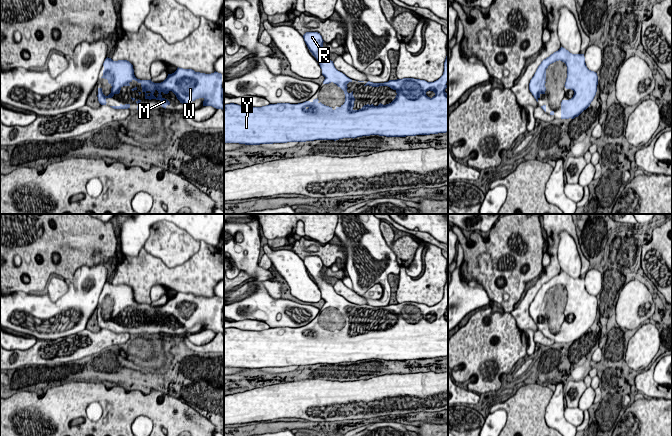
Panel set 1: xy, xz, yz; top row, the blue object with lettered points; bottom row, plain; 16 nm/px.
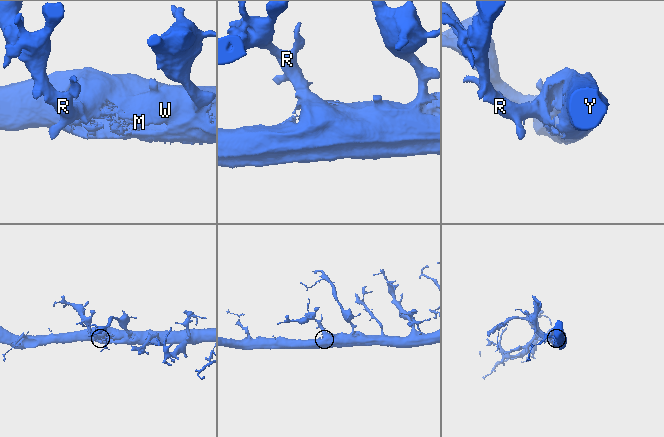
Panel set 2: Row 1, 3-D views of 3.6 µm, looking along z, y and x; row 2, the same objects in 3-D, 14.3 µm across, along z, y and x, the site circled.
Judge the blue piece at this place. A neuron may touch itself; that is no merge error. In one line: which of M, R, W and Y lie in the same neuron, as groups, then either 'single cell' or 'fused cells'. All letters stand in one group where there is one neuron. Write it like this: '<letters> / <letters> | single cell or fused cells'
M R W Y | single cell

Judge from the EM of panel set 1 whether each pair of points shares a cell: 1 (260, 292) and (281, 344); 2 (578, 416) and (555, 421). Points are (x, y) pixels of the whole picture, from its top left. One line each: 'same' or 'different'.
1: different
2: different

